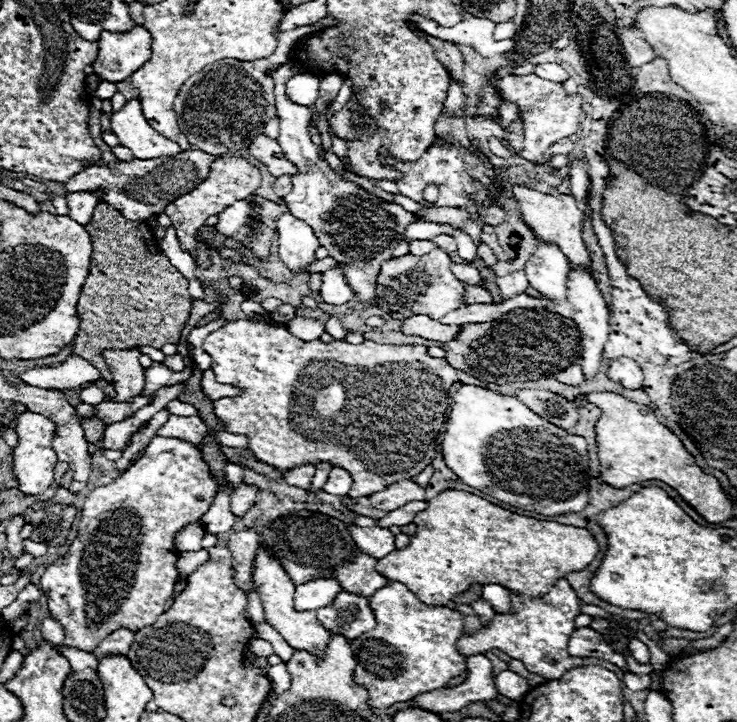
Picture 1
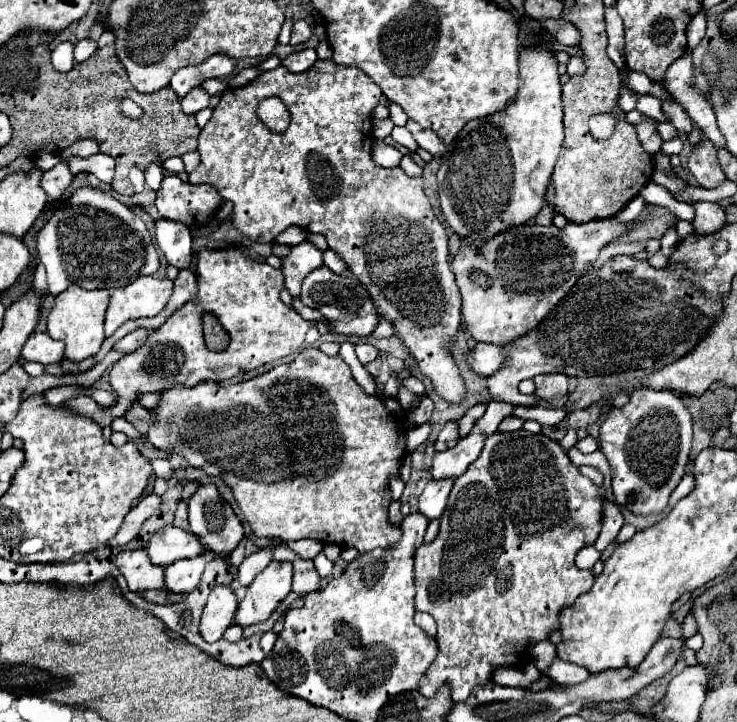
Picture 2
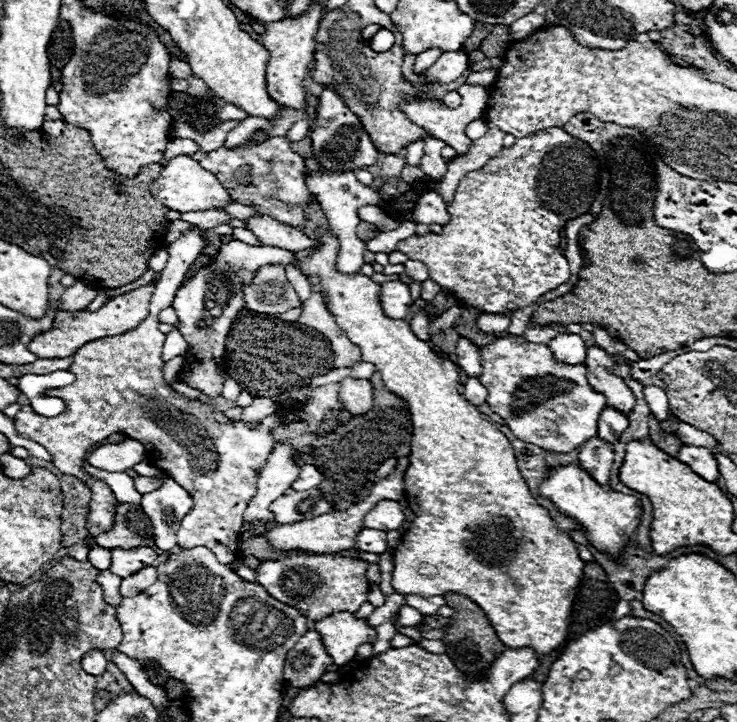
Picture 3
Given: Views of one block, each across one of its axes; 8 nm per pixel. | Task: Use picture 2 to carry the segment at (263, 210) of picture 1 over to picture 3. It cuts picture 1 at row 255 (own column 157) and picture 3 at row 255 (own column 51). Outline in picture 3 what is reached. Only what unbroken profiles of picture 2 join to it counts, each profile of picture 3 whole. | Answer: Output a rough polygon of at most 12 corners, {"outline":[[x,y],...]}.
{"outline":[[240,240],[174,296],[178,380],[216,398],[242,282],[294,254]]}

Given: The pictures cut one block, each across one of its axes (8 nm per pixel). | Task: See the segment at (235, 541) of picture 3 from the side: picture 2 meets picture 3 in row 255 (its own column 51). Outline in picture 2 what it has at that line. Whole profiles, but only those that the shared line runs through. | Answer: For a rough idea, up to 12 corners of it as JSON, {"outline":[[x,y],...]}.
{"outline":[[64,162],[44,172],[42,188],[58,200],[72,174]]}

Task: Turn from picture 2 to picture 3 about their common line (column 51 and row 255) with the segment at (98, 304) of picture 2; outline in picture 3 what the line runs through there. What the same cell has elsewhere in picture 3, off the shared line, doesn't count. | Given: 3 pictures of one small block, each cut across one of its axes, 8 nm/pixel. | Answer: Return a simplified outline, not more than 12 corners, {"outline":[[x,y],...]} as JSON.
{"outline":[[300,260],[406,398],[416,518],[392,588],[464,594],[548,656],[584,574],[458,366],[380,284]]}

